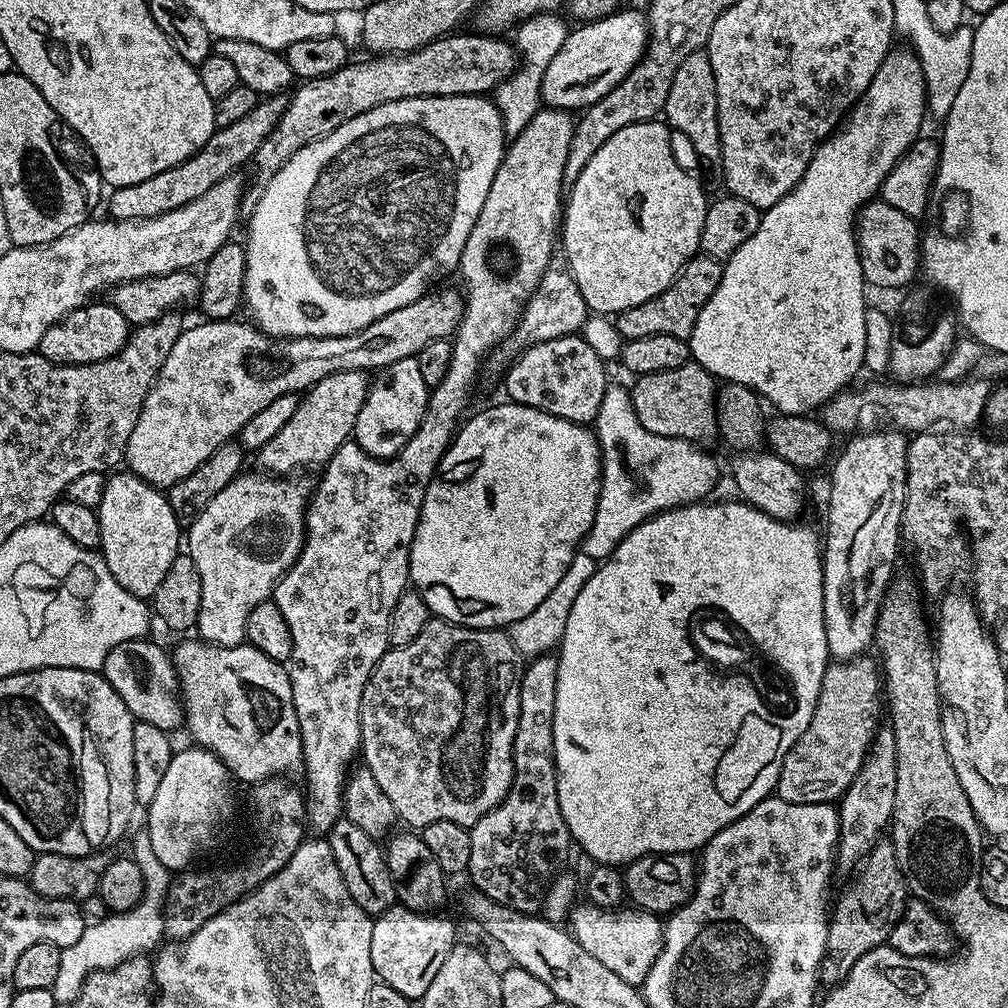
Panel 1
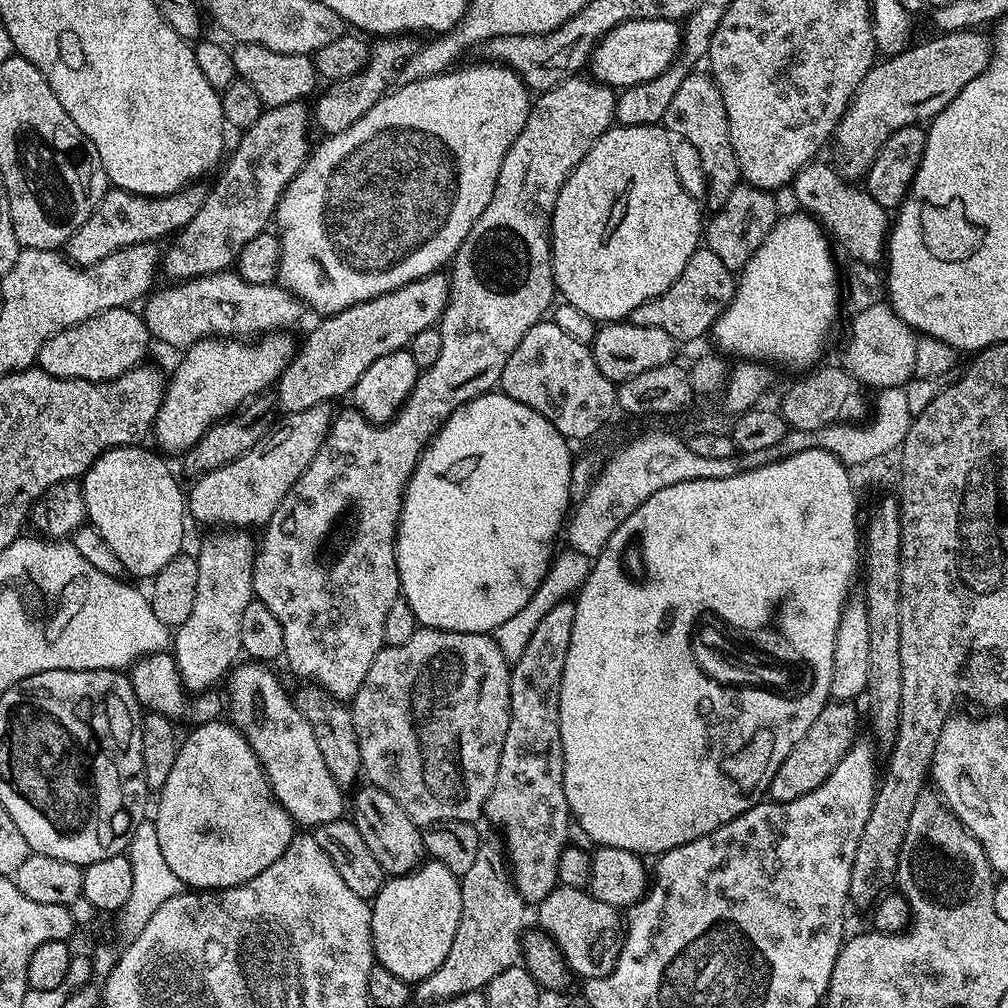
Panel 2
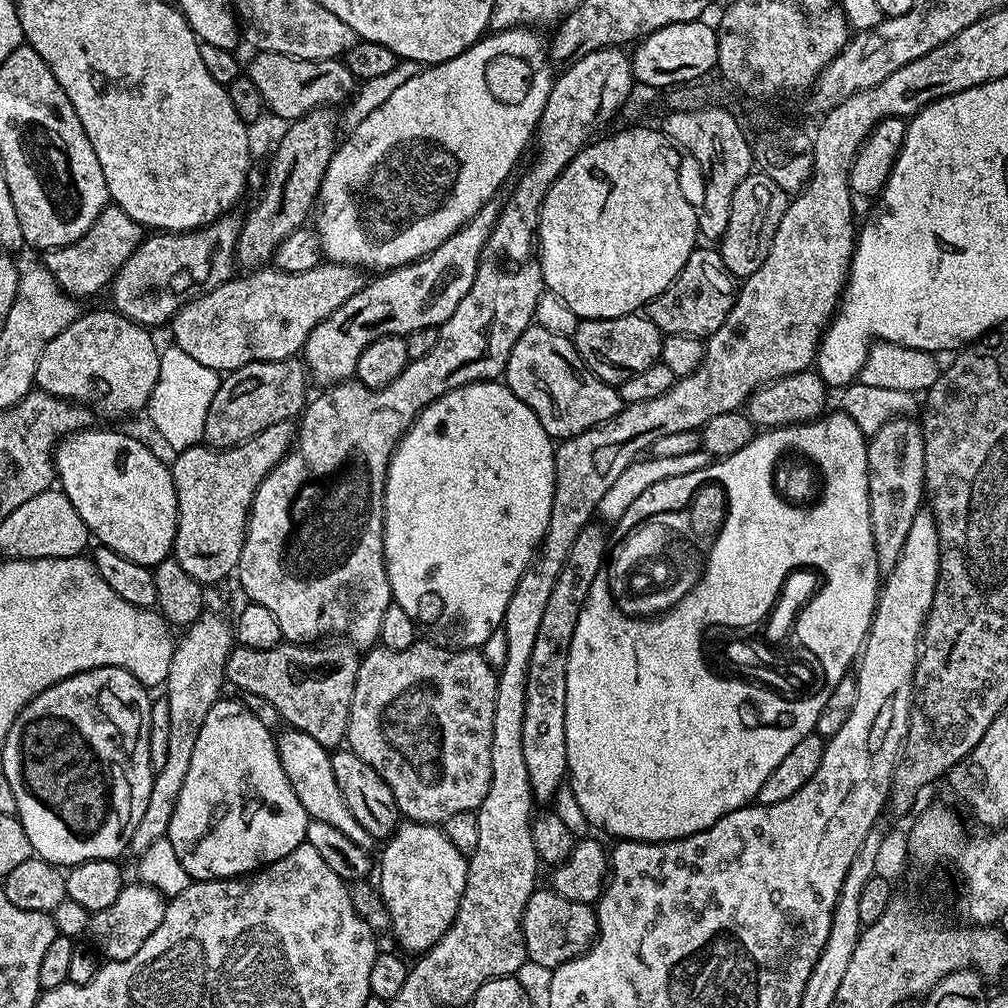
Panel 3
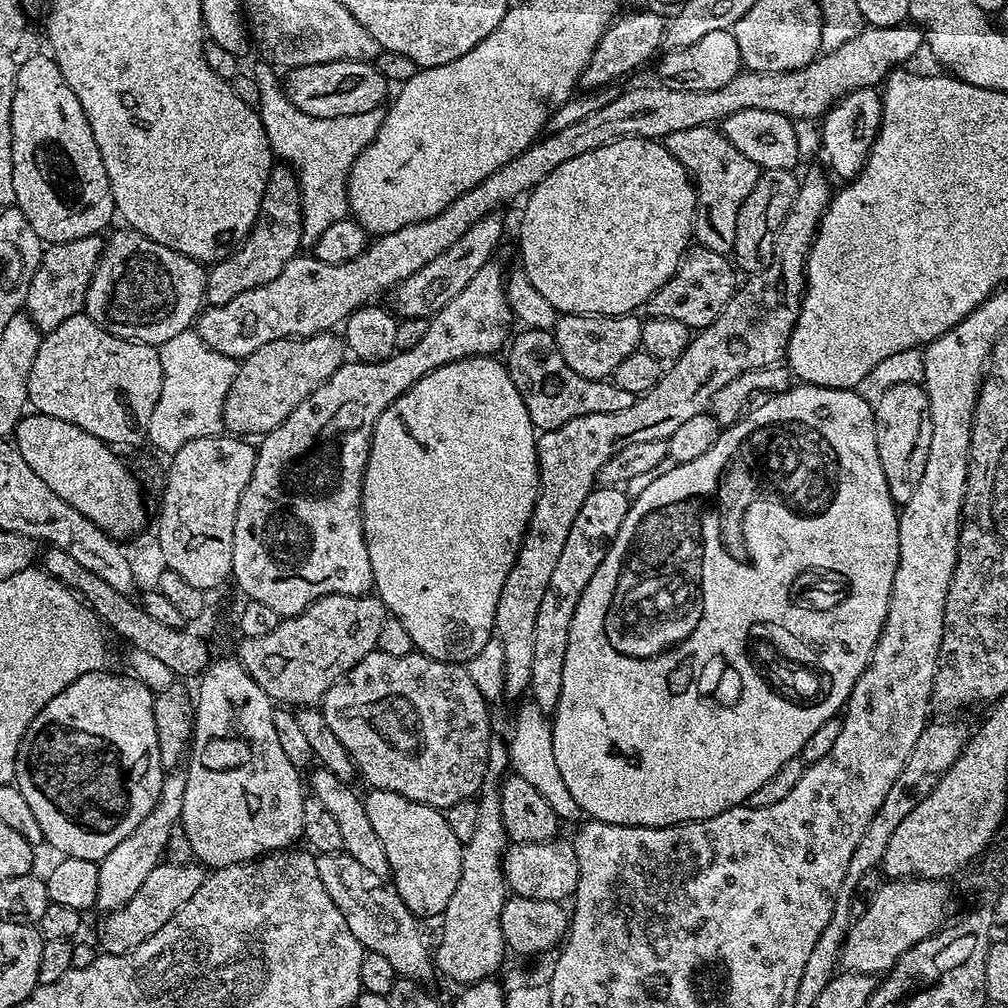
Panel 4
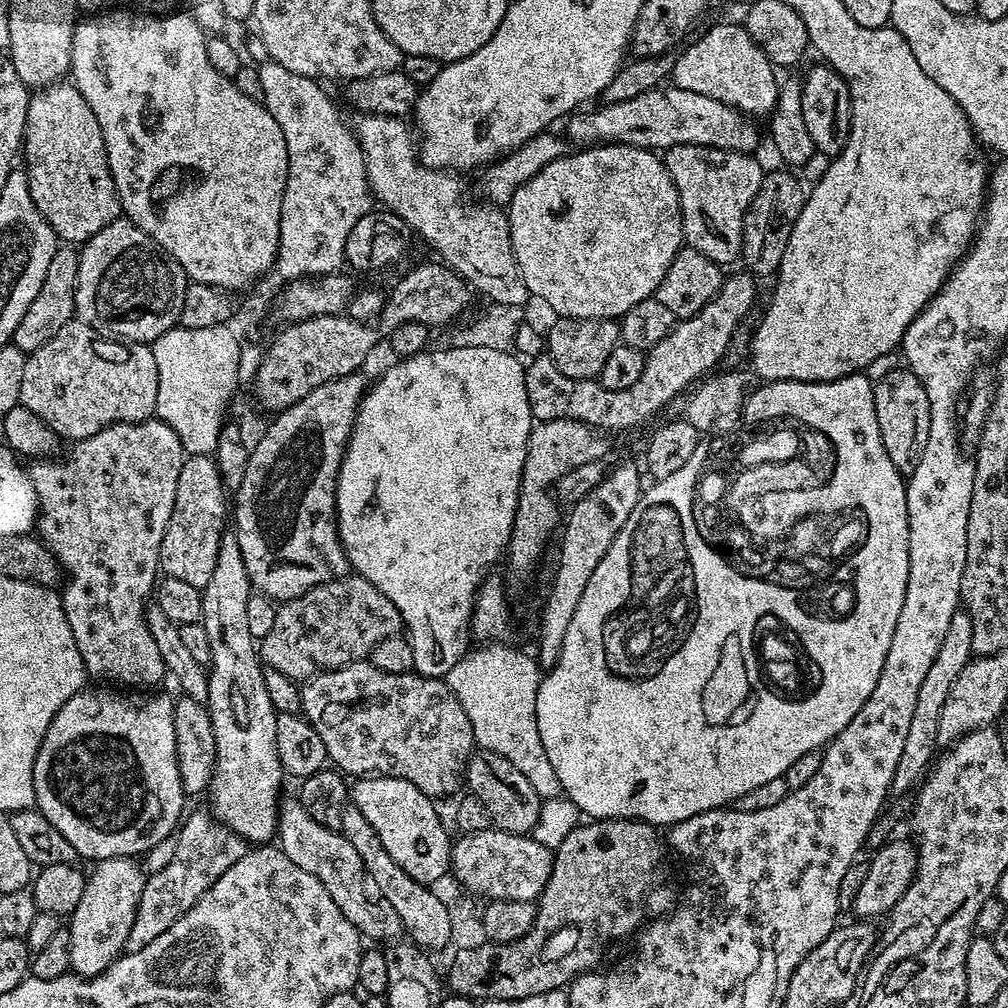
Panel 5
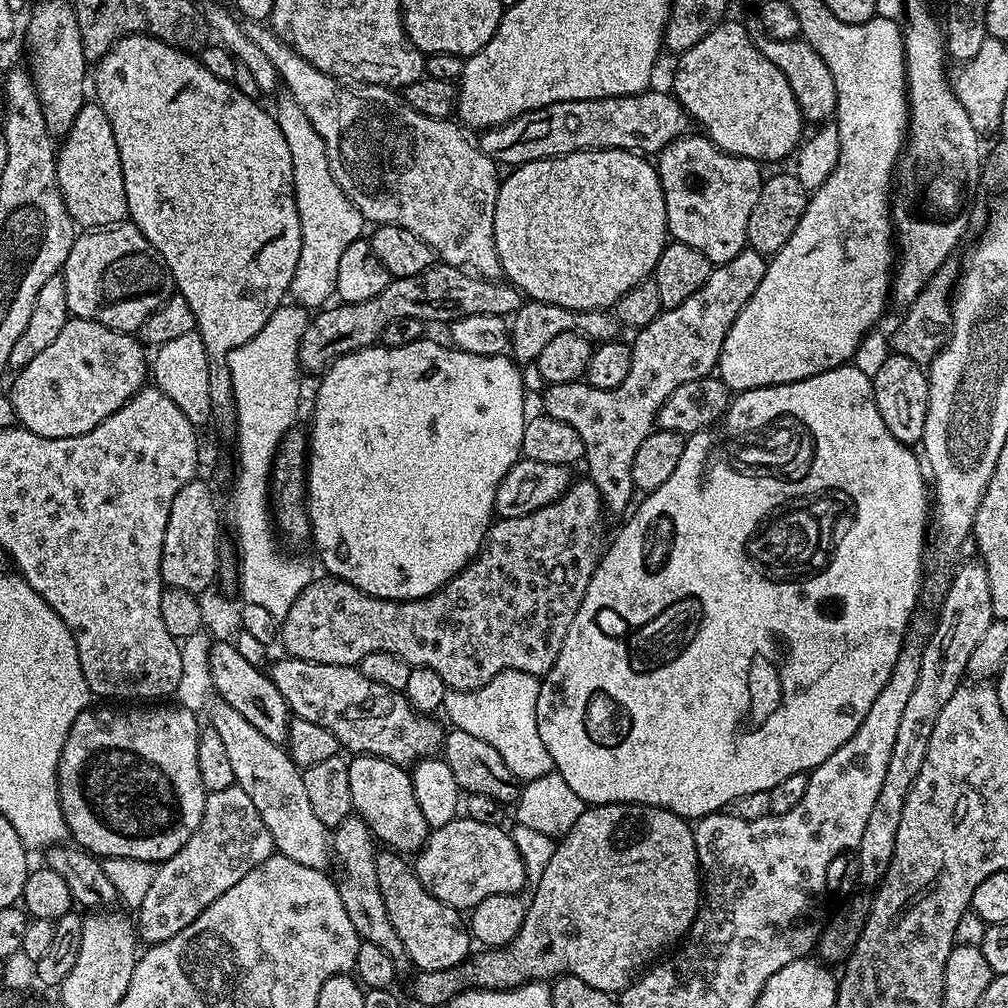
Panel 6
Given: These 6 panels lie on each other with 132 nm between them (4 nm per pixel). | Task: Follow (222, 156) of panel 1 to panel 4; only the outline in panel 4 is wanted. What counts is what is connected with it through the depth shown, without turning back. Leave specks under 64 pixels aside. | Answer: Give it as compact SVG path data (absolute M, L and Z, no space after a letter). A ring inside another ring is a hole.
M103 235L74 238L74 242L50 244L44 248L38 270L30 281L26 301L27 315L31 316L34 326L47 334L58 330L66 318L74 318L84 312L84 299L92 281L94 270L104 253Z

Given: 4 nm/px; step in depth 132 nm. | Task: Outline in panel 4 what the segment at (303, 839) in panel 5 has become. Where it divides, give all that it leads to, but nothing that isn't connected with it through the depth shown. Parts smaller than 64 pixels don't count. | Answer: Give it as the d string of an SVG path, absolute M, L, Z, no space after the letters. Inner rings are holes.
M325 852L316 856L318 878L326 886L326 894L334 898L334 906L342 910L350 934L358 938L360 945L374 954L383 956L394 965L397 977L417 980L417 985L424 986L434 976L434 964L430 959L430 944L424 941L420 933L421 921L402 902L395 888L389 886L378 874L370 874L366 866L354 862L347 852Z

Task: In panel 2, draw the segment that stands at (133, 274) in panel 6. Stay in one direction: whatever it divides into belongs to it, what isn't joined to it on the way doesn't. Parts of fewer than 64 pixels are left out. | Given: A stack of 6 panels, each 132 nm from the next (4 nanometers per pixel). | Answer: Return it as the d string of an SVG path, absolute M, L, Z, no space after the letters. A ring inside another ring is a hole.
M299 100L286 102L286 106L265 108L258 122L254 122L254 126L245 128L239 133L240 141L237 142L233 152L231 149L222 171L215 177L216 185L208 188L208 197L206 202L202 202L202 210L194 214L194 218L169 243L173 244L165 252L163 249L162 272L163 275L165 272L169 276L167 278L169 281L192 280L195 276L231 269L242 246L246 246L250 238L258 238L258 234L265 232L275 217L276 203L284 195L284 187L299 174L300 167L310 155L308 128L310 129L310 108L305 101Z

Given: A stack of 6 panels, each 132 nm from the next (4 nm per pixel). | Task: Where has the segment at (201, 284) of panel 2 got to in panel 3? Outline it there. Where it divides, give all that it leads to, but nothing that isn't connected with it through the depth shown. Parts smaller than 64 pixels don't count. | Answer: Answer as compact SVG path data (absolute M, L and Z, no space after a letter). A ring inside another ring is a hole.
M331 262L302 274L265 266L240 275L205 291L203 296L189 299L188 305L170 321L175 347L221 374L255 364L257 360L293 359L303 349L314 326L330 318L342 302L354 298L366 283L361 269Z

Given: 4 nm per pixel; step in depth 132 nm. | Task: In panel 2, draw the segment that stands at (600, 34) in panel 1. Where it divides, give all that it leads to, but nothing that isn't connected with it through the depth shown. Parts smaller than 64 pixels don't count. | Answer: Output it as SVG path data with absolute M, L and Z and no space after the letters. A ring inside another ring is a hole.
M631 20L614 26L593 50L591 75L613 90L623 90L658 78L680 54L682 28L674 20Z

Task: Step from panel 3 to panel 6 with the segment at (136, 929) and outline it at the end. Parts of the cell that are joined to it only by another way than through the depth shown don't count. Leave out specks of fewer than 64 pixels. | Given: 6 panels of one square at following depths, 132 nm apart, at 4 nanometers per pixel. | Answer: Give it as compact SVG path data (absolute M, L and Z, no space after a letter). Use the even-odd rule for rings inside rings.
M233 786L208 793L198 830L190 834L190 842L186 842L178 854L157 867L154 882L146 898L142 898L142 906L134 916L139 939L151 946L174 938L174 934L186 930L210 902L222 898L234 882L246 878L250 870L272 855L270 830L266 830L266 822L262 822L262 814L254 810L254 802L250 802L246 790Z

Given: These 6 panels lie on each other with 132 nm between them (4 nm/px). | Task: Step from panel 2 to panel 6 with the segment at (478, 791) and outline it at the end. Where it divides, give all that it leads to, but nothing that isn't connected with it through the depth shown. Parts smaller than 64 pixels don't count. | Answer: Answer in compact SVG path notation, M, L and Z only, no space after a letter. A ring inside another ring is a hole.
M283 659L270 668L270 675L282 698L286 698L291 715L328 730L345 753L377 756L401 766L412 766L417 760L435 757L441 751L439 726L431 715L417 712L404 692L370 682L356 666Z

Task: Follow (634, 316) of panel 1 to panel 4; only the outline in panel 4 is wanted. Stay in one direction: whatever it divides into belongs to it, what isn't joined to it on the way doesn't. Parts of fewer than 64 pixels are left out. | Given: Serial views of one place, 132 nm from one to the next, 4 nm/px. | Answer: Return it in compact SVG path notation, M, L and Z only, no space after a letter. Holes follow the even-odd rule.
M699 246L689 247L684 257L678 262L678 270L651 296L646 305L649 317L674 318L690 330L708 328L726 310L730 298L738 287L737 273L728 256Z

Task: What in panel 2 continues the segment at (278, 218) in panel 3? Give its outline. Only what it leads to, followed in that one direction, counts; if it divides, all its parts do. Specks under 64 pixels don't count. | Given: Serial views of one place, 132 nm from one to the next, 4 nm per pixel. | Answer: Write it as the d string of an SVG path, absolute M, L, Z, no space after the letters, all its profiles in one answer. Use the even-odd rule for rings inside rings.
M412 34L386 36L377 39L371 45L368 53L368 64L363 70L358 74L354 74L354 78L342 78L341 80L331 81L325 87L328 89L324 93L321 91L315 97L315 100L317 99L316 108L314 104L310 112L311 123L315 127L317 124L324 136L333 136L350 126L354 126L354 122L358 122L358 118L362 118L362 114L366 114L366 110L373 108L389 91L390 85L396 79L397 68L404 65L406 58L410 58L410 54L414 54L417 47L417 37Z

